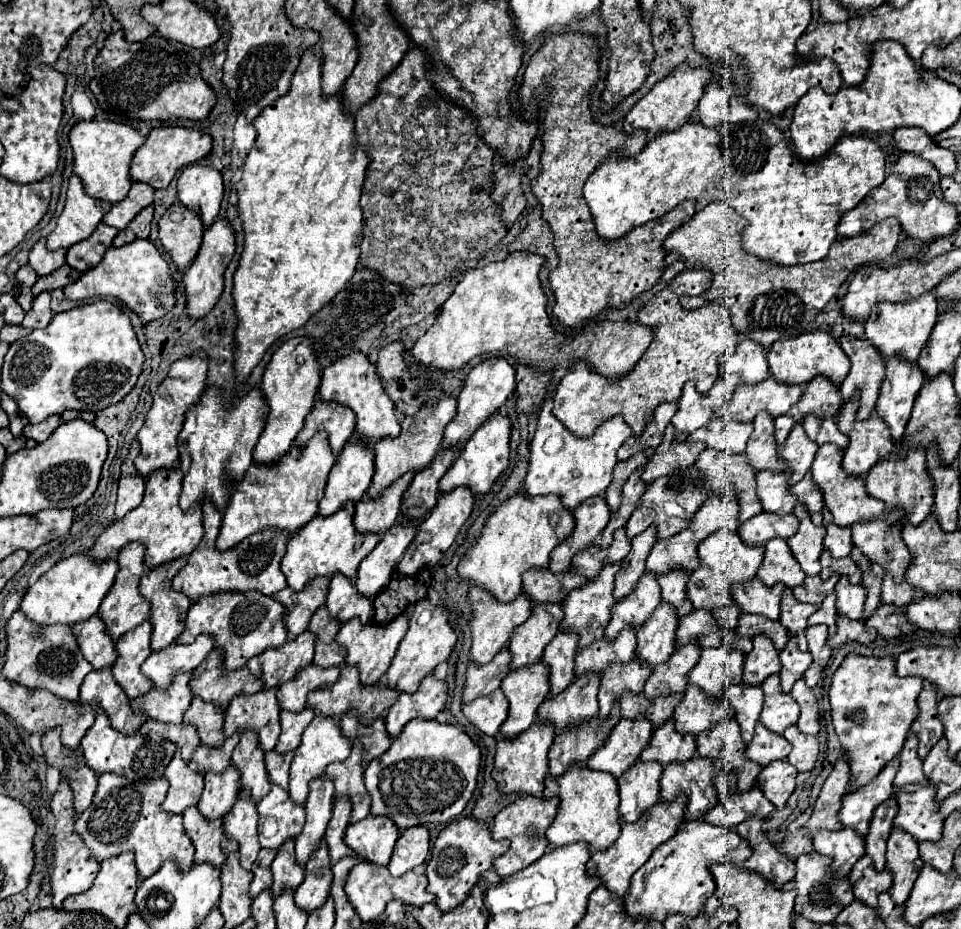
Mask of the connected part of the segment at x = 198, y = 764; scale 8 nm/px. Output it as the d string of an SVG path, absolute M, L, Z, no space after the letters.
M233 734L231 738L227 738L223 742L223 746L219 748L207 748L207 746L199 746L189 762L191 770L193 772L201 772L201 774L207 774L207 772L223 772L229 764L231 764L231 752L233 748L237 746L239 742L239 736L241 734Z

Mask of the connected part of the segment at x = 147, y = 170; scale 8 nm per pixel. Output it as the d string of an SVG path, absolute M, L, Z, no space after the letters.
M181 126L155 128L155 130L151 130L145 144L135 152L135 156L131 160L131 168L129 168L131 180L147 182L155 190L167 188L169 182L173 180L173 176L177 174L177 170L205 158L209 154L209 150L211 150L211 136L201 130L191 130L191 128L181 128Z

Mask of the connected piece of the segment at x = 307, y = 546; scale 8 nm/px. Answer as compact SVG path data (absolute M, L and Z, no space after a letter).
M347 504L347 508L341 508L335 516L315 516L311 526L303 526L295 536L291 536L287 542L287 552L281 560L281 570L287 576L287 586L291 590L301 592L317 576L343 574L349 580L357 576L359 564L371 554L381 538L377 534L359 534L353 528L353 512L355 504Z

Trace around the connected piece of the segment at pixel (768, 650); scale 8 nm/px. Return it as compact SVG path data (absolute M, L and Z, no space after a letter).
M755 636L753 638L753 650L745 658L745 670L743 670L743 684L747 686L761 686L765 678L771 674L777 674L781 668L779 654L775 652L775 646L767 636Z

